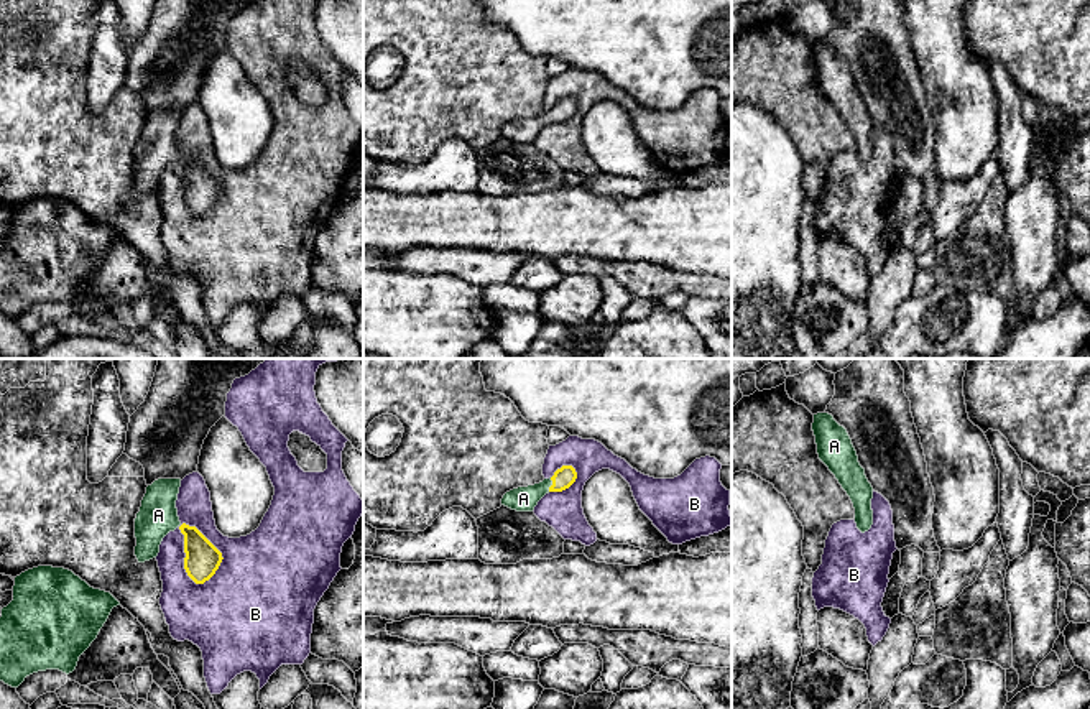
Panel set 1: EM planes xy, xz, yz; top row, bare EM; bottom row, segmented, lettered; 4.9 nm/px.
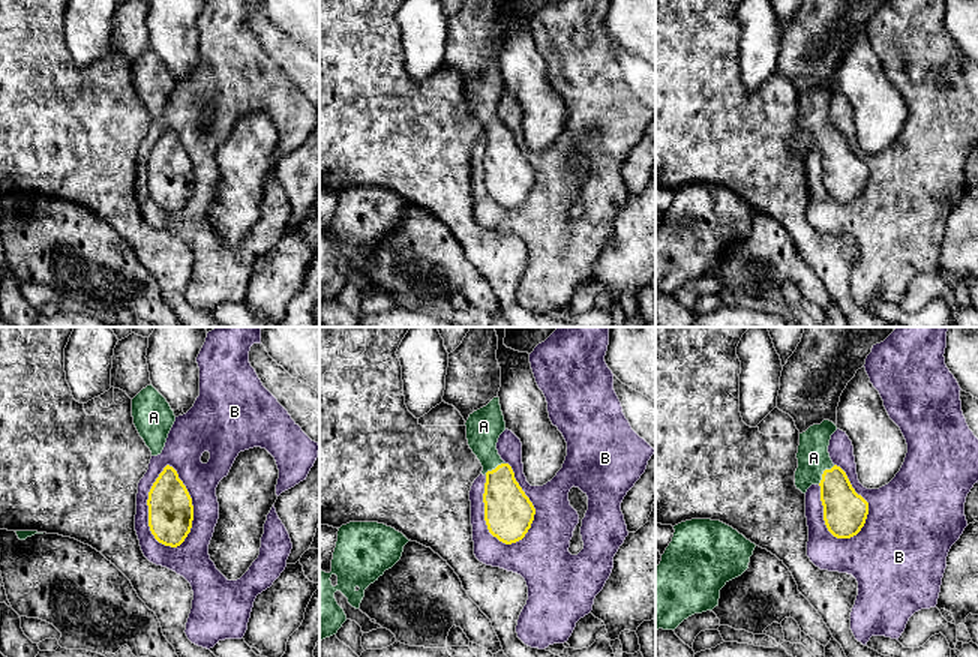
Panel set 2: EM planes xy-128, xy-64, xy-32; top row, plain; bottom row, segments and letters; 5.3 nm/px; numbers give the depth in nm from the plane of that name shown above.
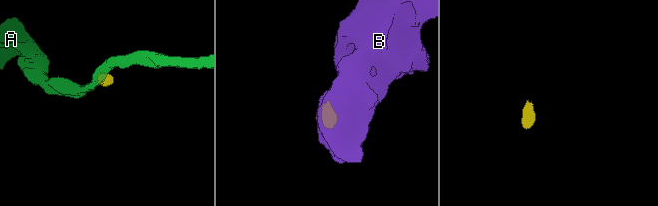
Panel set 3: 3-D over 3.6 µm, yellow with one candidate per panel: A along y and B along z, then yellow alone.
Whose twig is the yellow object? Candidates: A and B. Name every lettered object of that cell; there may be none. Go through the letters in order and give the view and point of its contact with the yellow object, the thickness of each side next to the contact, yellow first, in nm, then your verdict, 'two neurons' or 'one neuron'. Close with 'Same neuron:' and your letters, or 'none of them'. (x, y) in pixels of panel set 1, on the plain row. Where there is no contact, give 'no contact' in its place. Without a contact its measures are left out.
A: xz (553, 115) | 100/130 nm | one neuron
B: xy (186, 188) | 170/240 nm | two neurons
Same neuron: A

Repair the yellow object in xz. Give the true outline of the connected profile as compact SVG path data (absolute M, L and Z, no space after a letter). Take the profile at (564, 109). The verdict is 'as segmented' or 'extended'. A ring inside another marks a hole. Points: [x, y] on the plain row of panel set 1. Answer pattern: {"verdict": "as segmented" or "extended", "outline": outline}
{"verdict": "extended", "outline": "M562 97L552 109L544 110L539 115L518 118L506 123L501 130L501 137L516 143L533 143L538 133L549 123L562 123L569 120L577 110L577 104L572 97Z"}

